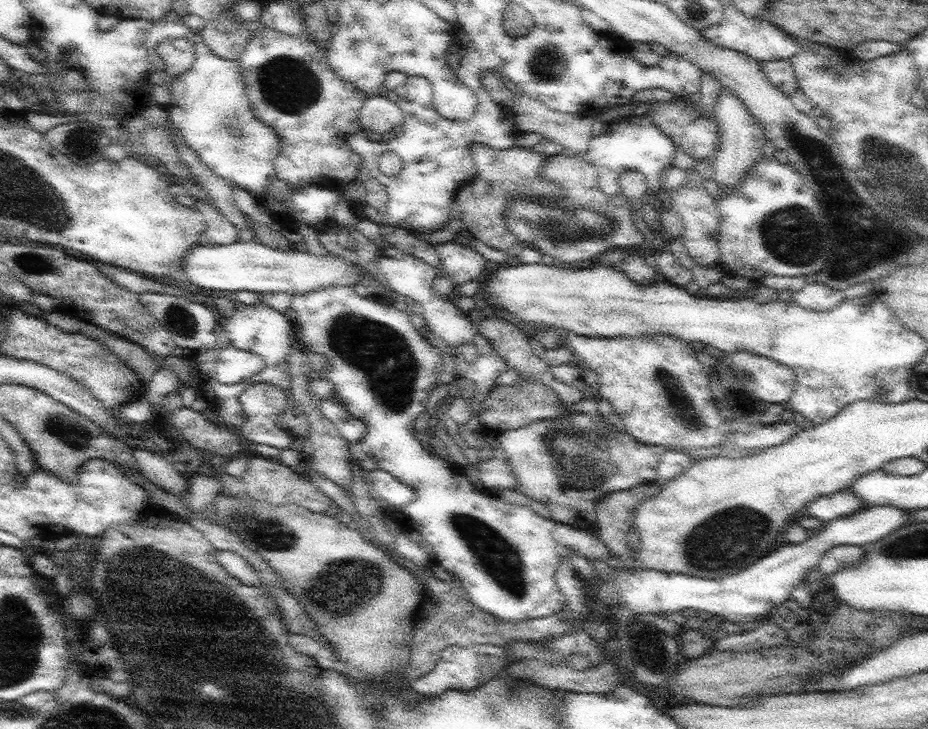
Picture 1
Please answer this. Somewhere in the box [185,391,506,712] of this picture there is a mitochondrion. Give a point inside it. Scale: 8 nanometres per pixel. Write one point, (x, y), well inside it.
(343, 587)

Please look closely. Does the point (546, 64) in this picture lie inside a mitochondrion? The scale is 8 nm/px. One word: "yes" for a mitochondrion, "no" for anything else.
yes

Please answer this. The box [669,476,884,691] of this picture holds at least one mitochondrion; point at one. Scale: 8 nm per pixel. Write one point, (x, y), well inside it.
(721, 542)

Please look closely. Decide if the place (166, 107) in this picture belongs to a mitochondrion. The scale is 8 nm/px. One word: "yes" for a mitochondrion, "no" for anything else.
no

